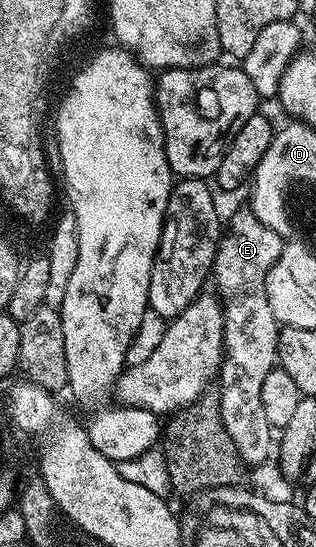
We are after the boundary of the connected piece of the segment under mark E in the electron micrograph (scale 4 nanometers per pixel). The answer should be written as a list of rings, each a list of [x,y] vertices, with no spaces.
[[[242,208],[230,216],[229,222],[227,218],[211,271],[212,285],[217,285],[215,293],[221,300],[225,341],[225,357],[221,360],[219,375],[221,420],[242,463],[249,465],[250,462],[253,466],[259,465],[268,454],[270,457],[275,442],[274,431],[267,424],[263,400],[259,400],[259,396],[267,372],[278,365],[279,324],[275,312],[271,312],[271,304],[267,304],[267,272],[279,258],[279,252],[283,252],[285,243],[282,234],[271,232],[271,228],[258,220],[252,210]]]

